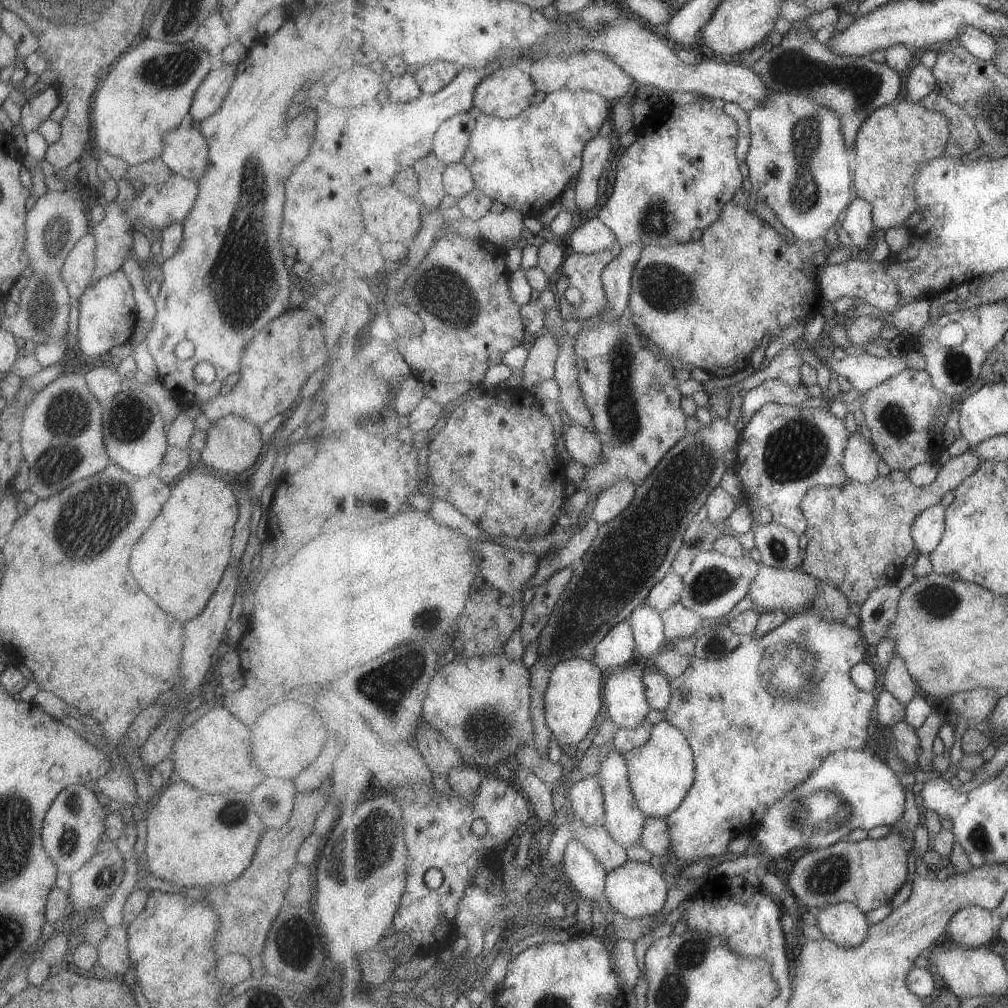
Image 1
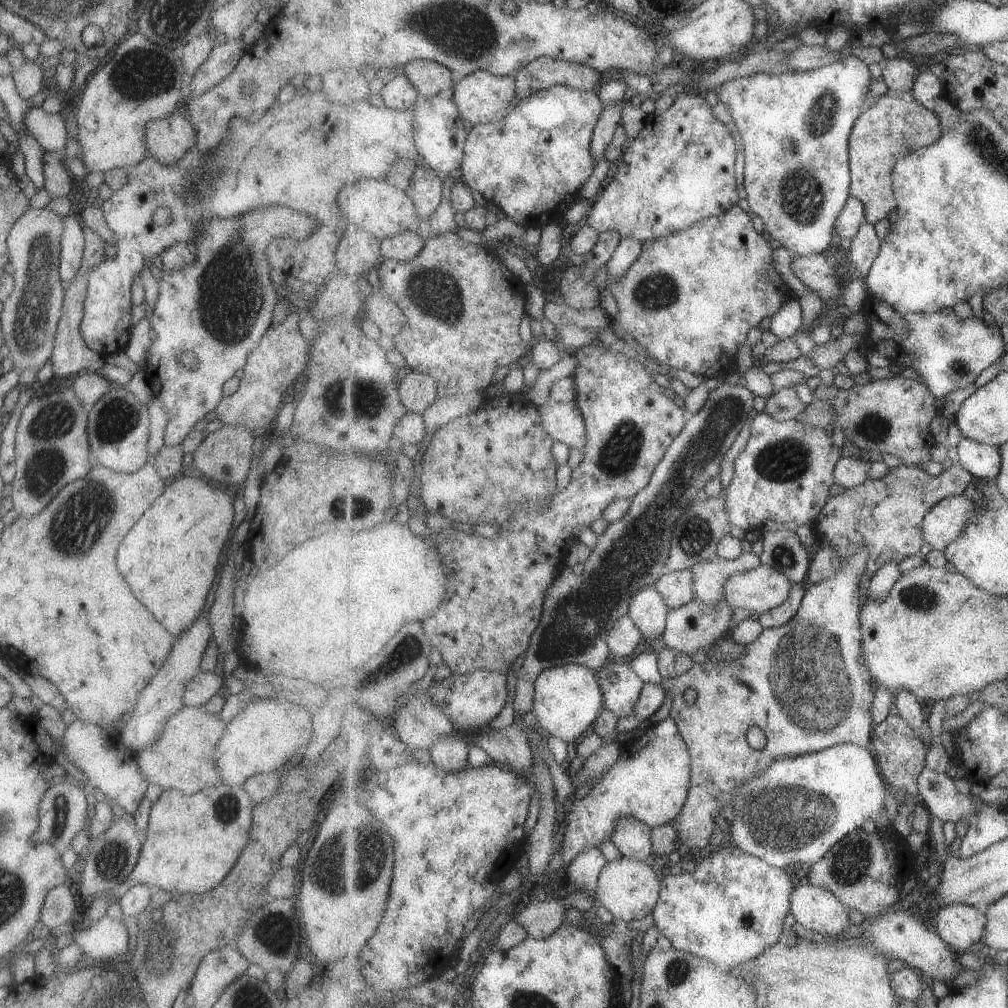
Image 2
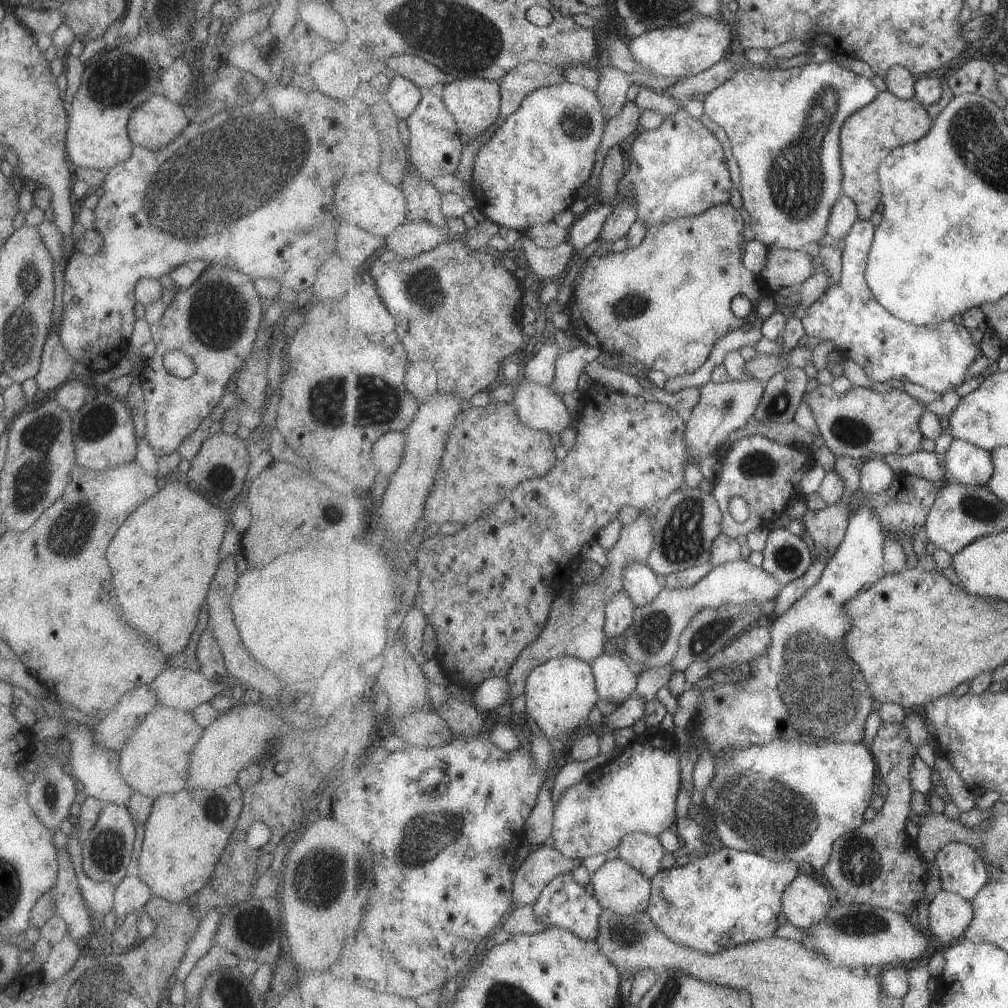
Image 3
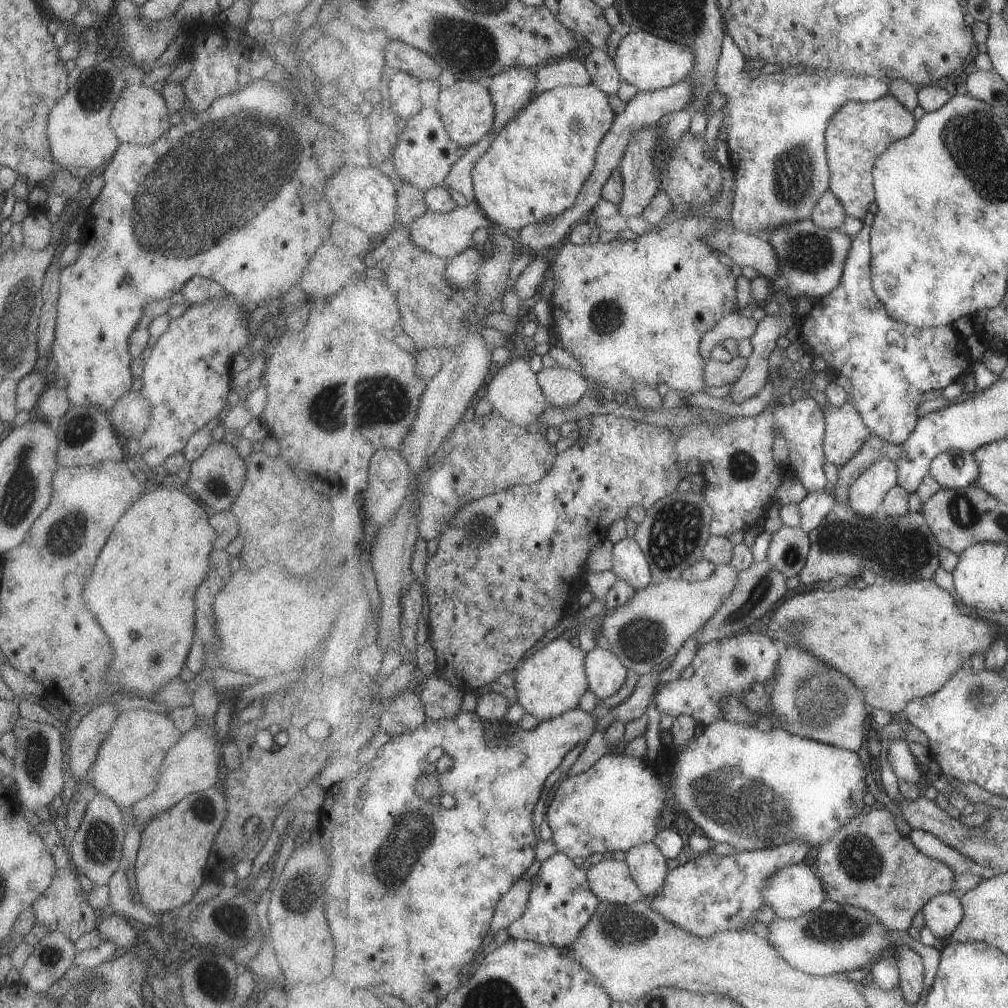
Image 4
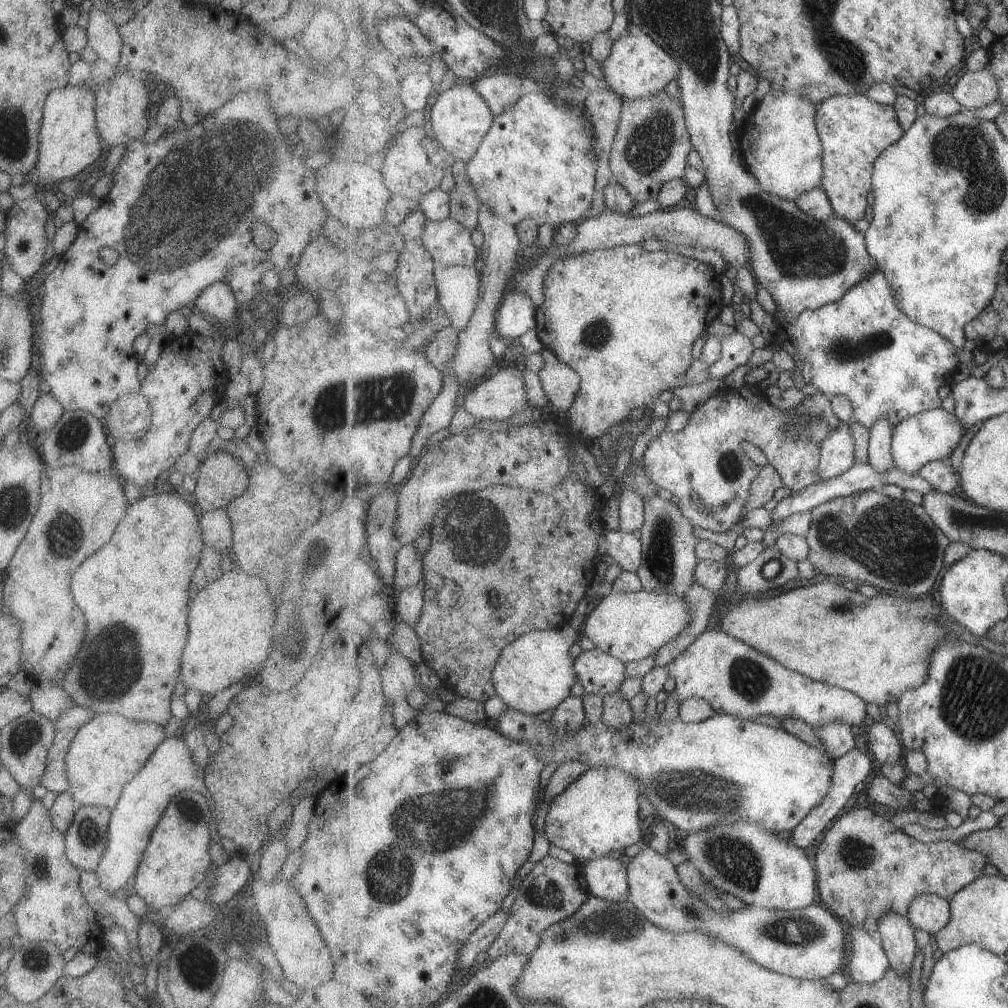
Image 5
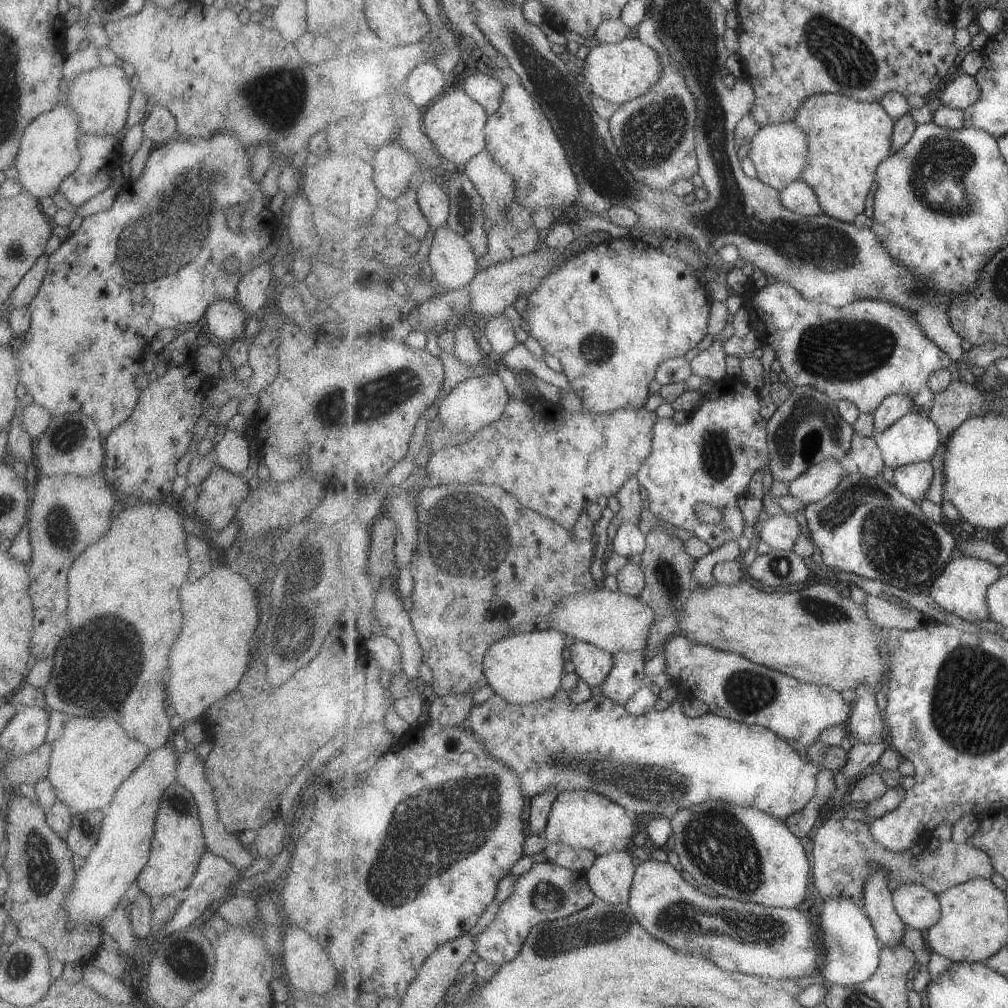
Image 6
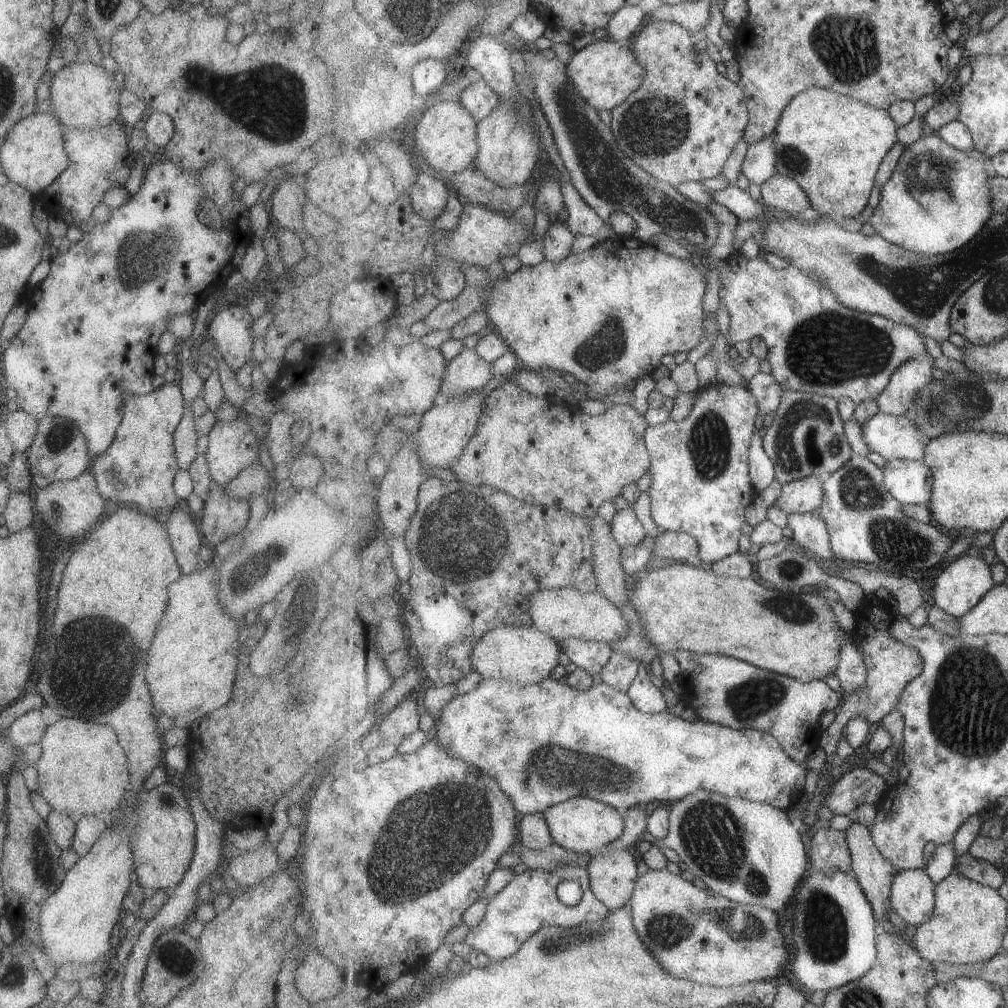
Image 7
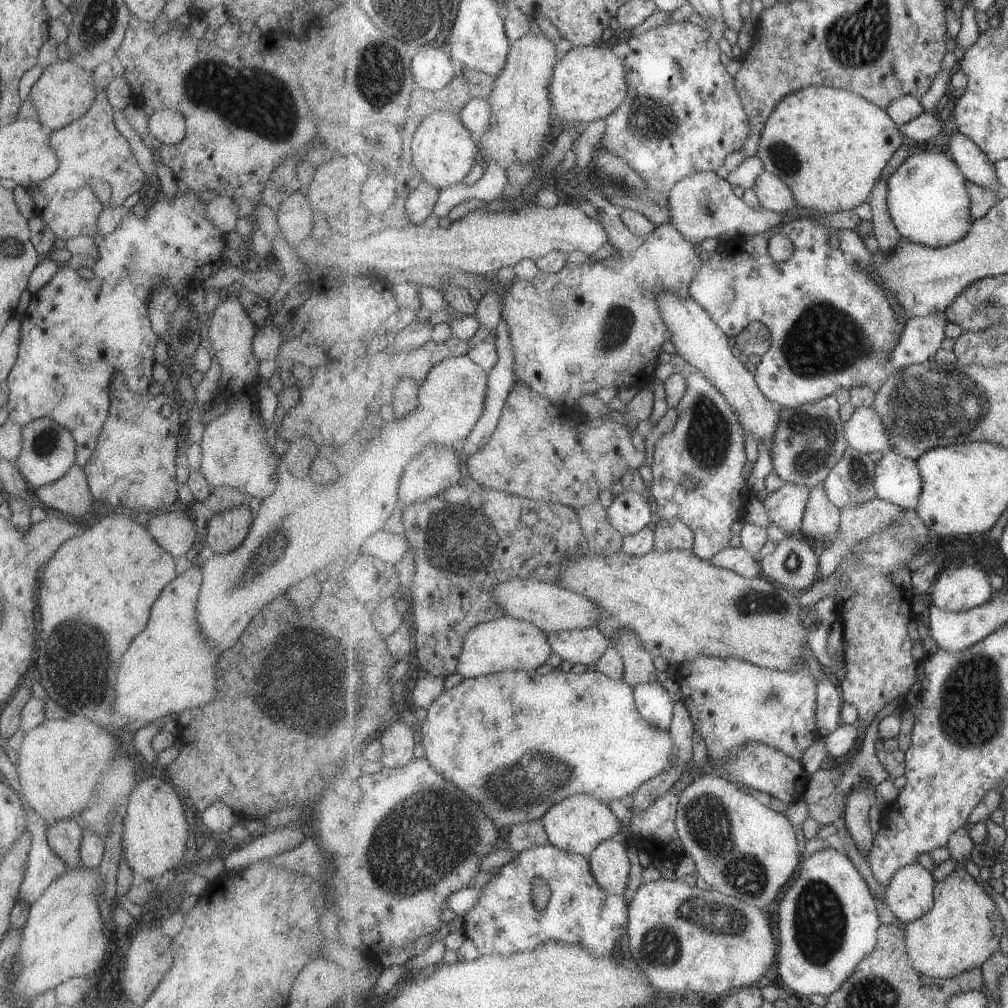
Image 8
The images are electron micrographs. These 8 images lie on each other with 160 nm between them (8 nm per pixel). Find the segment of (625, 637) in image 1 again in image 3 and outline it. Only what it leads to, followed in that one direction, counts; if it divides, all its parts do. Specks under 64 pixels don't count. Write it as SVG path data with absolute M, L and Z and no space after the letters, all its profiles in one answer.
M626 591L619 592L619 594L613 596L613 600L609 600L606 609L606 626L605 636L611 640L616 639L620 642L620 637L627 632L627 628L633 624L633 616L635 615L636 605L631 596Z

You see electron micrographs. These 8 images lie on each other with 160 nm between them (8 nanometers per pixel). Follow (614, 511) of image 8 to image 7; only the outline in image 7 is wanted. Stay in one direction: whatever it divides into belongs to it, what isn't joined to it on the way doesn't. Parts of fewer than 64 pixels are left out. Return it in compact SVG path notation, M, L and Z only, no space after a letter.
M632 504L617 511L611 523L614 537L621 548L640 545L647 536L641 520L633 512Z

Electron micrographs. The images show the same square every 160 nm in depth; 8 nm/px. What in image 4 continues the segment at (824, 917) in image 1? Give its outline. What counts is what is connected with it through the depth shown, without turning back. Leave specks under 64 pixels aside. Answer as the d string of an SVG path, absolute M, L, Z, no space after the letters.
M793 864L769 876L765 902L780 918L799 918L826 902L822 880L811 866Z

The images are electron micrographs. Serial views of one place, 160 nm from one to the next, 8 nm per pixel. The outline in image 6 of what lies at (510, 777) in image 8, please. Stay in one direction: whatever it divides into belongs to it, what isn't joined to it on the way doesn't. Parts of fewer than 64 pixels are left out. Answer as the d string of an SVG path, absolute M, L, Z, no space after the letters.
M676 687L677 701L672 702L662 711L650 710L647 714L635 716L630 713L626 707L614 703L609 697L596 692L588 701L579 704L557 704L553 697L543 699L539 702L529 703L526 705L514 705L497 694L493 694L488 701L480 706L475 705L469 715L467 726L469 730L476 734L487 747L487 750L499 760L502 760L508 767L511 767L519 776L522 782L522 791L526 798L531 801L532 798L547 790L548 788L557 789L560 794L565 791L575 791L577 789L592 790L599 794L608 796L611 800L621 804L631 813L649 814L654 813L656 816L665 816L672 818L680 810L689 808L691 805L700 805L708 800L723 800L723 802L733 802L733 804L741 804L743 807L753 807L761 809L763 812L772 814L781 820L787 820L791 814L803 810L807 803L815 796L817 790L818 776L821 767L811 761L805 761L797 750L793 750L790 742L785 737L779 736L776 732L769 730L761 725L750 725L740 723L732 718L719 716L711 712L705 713L700 717L689 717L683 712L681 701L686 698L684 694Z

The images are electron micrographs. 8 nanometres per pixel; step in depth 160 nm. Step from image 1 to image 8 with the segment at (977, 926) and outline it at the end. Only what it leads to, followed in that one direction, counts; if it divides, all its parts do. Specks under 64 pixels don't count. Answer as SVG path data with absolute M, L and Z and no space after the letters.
M921 864L904 866L890 880L886 904L897 921L906 926L933 908L936 884L931 871Z

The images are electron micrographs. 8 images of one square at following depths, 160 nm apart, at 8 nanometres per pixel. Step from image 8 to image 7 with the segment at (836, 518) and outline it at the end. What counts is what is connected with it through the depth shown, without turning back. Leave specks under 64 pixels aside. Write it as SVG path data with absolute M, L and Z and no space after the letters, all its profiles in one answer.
M791 513L787 516L787 524L792 530L792 539L800 546L807 548L823 559L836 561L830 532L821 513Z

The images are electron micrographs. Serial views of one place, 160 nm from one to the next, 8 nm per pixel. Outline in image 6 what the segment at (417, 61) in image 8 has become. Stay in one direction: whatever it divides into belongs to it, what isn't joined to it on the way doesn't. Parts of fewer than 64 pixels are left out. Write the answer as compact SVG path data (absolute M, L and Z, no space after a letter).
M433 60L415 65L403 84L407 86L407 95L418 110L427 107L431 100L436 100L448 90L445 72Z

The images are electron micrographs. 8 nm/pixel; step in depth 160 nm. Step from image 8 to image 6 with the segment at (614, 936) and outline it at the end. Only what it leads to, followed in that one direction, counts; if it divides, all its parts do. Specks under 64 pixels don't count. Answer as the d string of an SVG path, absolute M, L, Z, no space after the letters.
M545 860L524 875L513 888L513 894L501 905L495 920L476 938L476 953L487 962L500 966L520 955L529 933L537 924L568 917L587 908L597 898L590 887L587 872L569 870L556 862Z

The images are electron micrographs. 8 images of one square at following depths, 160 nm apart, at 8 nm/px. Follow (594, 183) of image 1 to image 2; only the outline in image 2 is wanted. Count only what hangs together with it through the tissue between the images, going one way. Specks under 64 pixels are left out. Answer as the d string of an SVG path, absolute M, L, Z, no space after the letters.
M627 98L619 100L617 104L613 104L613 108L605 109L601 114L601 119L597 124L592 142L593 158L595 163L599 162L600 158L605 158L609 144L613 142L614 135L622 122L622 114L627 104Z

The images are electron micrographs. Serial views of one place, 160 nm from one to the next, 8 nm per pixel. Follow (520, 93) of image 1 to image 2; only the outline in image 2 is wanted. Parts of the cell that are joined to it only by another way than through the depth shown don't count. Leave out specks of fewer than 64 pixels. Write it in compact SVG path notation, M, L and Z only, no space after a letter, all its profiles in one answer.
M488 71L475 72L454 84L452 98L459 106L463 120L474 126L504 120L514 110L516 97L515 75L497 76Z

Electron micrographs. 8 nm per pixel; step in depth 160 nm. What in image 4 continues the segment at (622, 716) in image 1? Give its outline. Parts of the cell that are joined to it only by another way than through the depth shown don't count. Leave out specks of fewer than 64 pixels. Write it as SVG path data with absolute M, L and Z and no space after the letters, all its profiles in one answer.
M595 647L585 656L589 688L599 699L605 699L621 690L627 680L627 668L611 649Z

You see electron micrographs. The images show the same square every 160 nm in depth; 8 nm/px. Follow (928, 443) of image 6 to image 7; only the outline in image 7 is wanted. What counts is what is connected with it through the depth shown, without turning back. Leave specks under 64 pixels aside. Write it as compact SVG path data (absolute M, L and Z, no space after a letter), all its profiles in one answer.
M877 413L862 426L869 448L888 462L893 459L921 461L929 440L926 432L907 416Z

